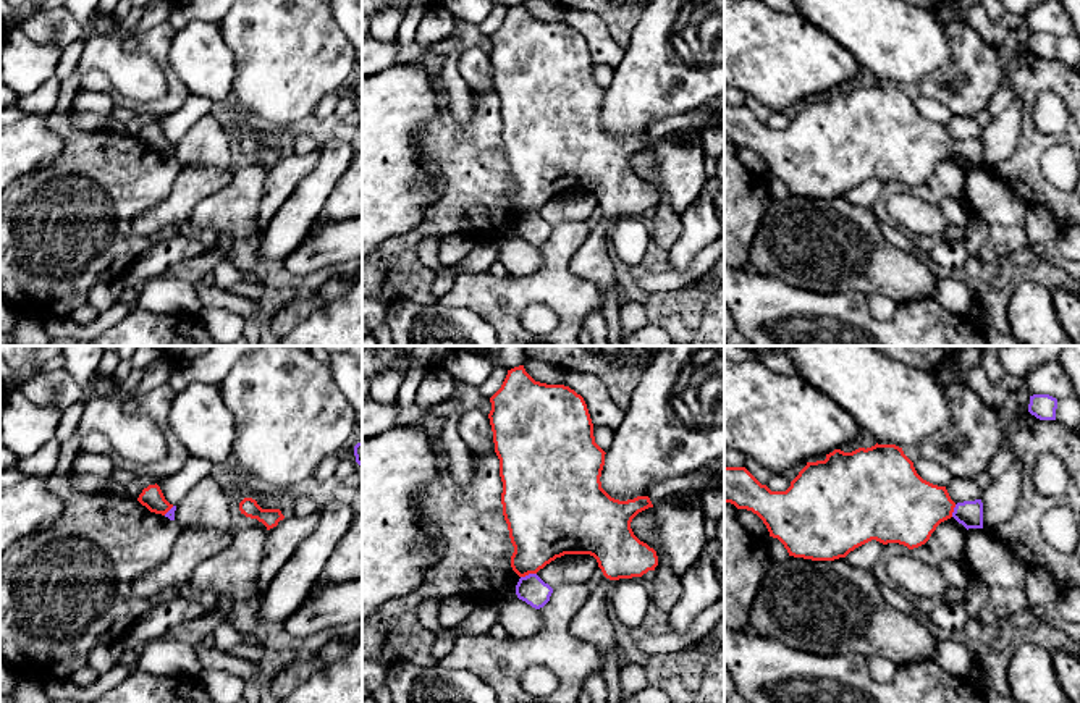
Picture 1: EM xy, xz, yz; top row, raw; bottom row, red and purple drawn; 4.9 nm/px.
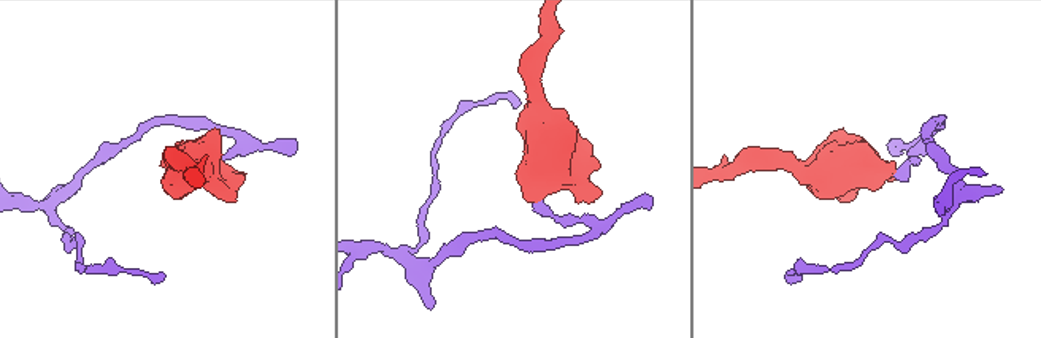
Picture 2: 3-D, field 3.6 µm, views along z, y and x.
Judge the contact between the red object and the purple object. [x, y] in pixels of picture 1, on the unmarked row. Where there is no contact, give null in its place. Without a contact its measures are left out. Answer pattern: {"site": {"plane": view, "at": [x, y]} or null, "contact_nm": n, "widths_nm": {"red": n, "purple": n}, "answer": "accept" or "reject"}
{"site": {"plane": "xz", "at": [527, 212]}, "contact_nm": 80, "widths_nm": {"red": 340, "purple": 140}, "answer": "reject"}

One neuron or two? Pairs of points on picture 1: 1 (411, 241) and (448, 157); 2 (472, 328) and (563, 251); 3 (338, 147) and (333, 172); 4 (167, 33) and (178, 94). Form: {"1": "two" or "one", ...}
{"1": "one", "2": "two", "3": "one", "4": "one"}

